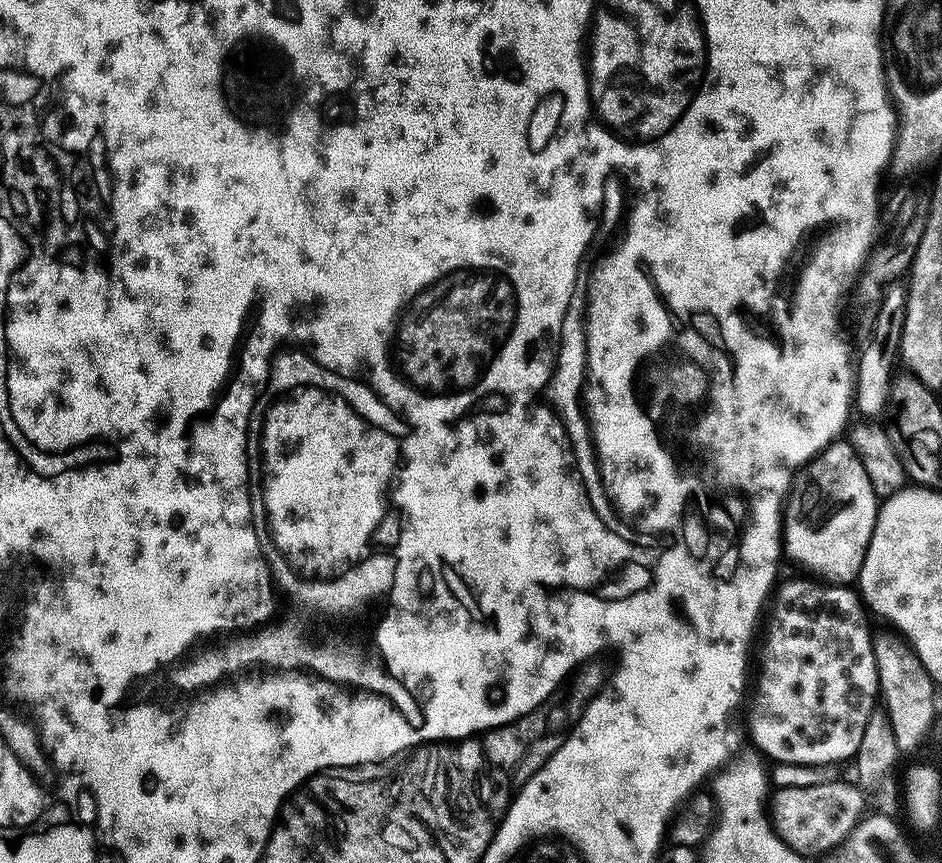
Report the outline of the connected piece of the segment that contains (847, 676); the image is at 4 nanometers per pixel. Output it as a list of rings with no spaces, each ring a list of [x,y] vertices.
[[[812,578],[804,579],[808,580],[781,579],[775,585],[774,595],[770,600],[770,607],[766,612],[768,629],[764,632],[764,645],[760,648],[760,669],[756,672],[756,689],[751,689],[750,692],[750,700],[758,700],[758,704],[749,703],[746,708],[746,712],[758,710],[758,720],[756,720],[758,726],[754,730],[746,730],[746,732],[753,741],[756,741],[757,745],[755,744],[755,747],[765,757],[773,756],[771,758],[773,761],[834,766],[839,760],[851,761],[855,757],[859,743],[862,741],[862,734],[866,731],[867,719],[870,718],[873,708],[877,707],[878,704],[876,663],[874,662],[874,650],[872,649],[874,636],[871,631],[868,633],[868,624],[864,621],[865,609],[862,607],[861,597],[851,587],[837,586],[831,582],[817,582]]]

